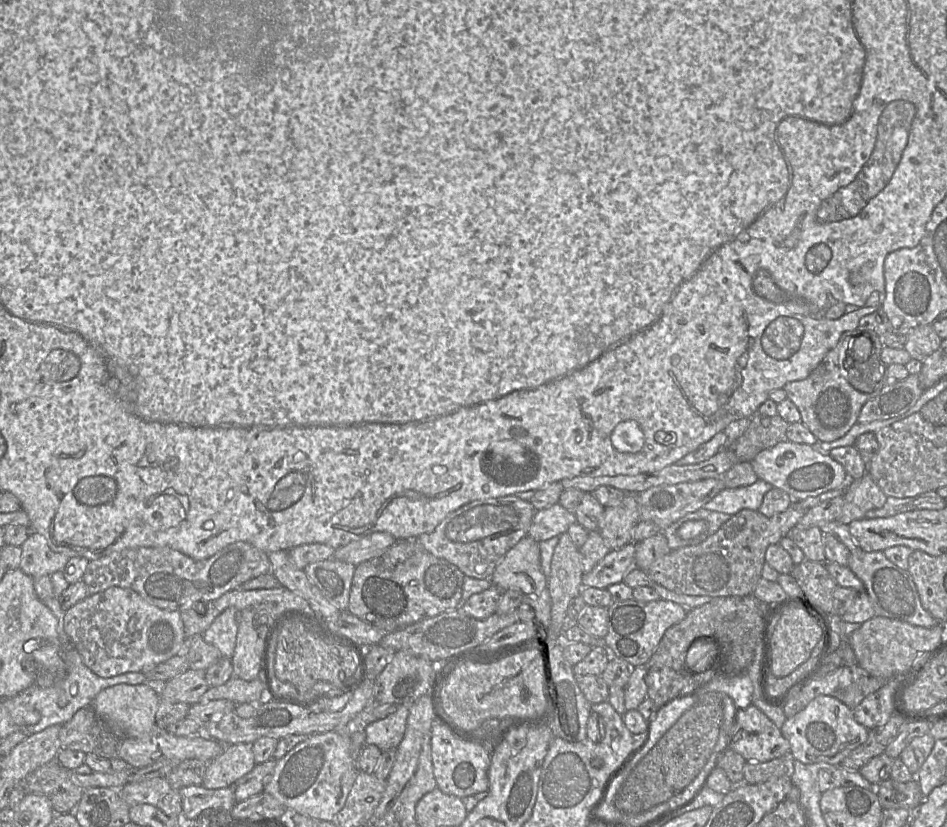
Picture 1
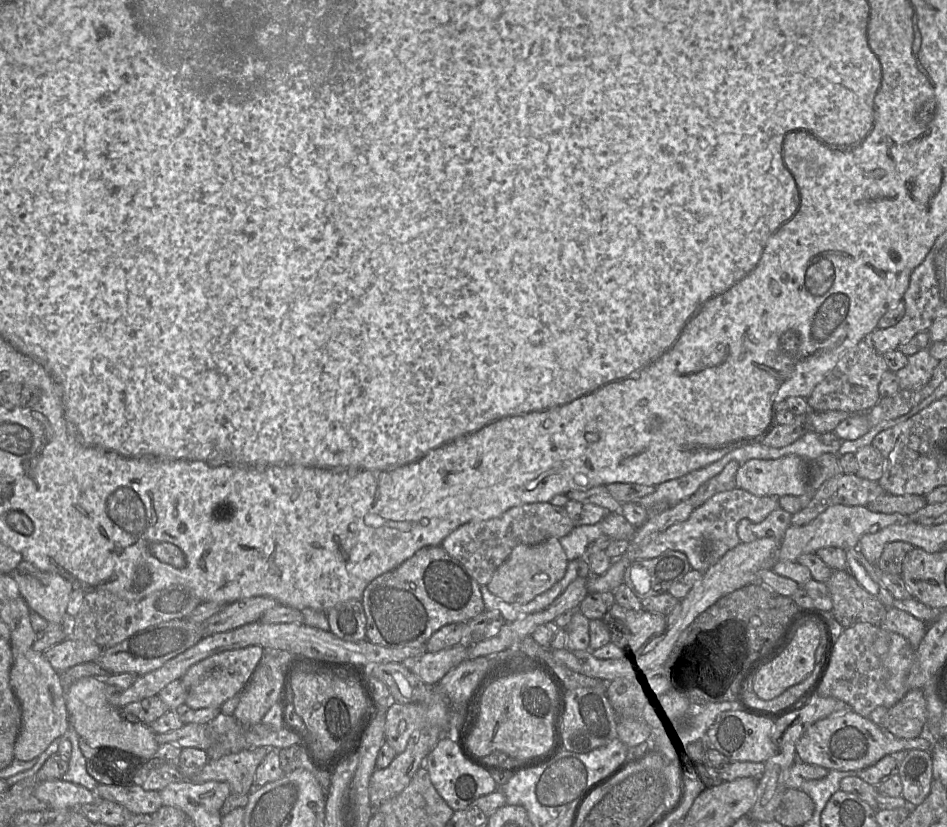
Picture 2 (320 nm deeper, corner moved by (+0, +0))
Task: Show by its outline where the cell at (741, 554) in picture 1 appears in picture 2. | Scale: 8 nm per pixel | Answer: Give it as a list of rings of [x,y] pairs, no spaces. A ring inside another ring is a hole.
[[[841,473],[825,481],[806,508],[791,517],[791,525],[803,526],[833,505],[866,506],[886,494],[877,481]]]

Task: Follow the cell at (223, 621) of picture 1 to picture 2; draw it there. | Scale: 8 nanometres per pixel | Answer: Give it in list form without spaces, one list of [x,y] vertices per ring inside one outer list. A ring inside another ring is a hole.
[[[251,645],[214,654],[192,665],[181,678],[187,691],[185,704],[192,709],[220,708],[225,701],[240,694],[246,687],[263,655],[261,646]]]

